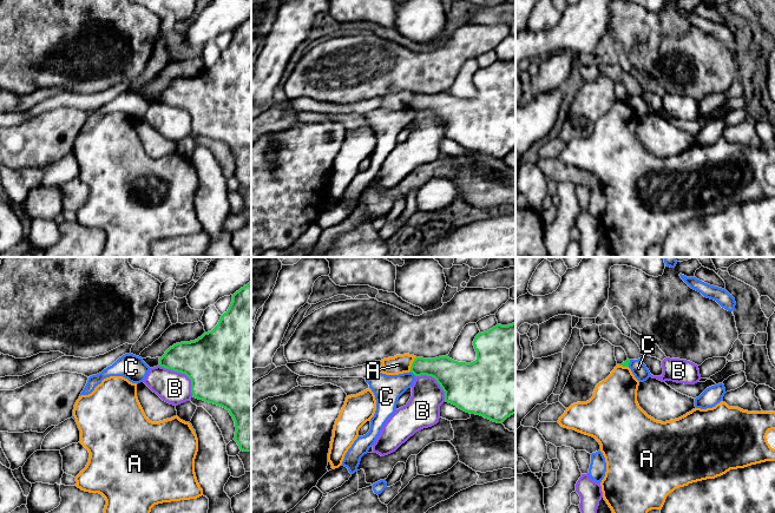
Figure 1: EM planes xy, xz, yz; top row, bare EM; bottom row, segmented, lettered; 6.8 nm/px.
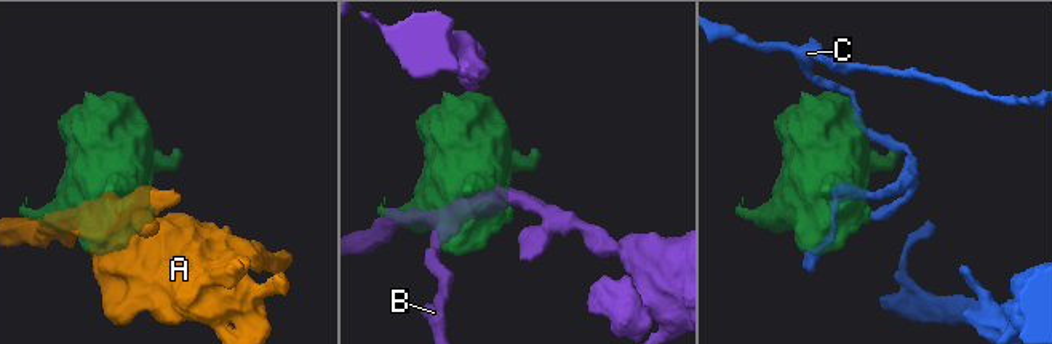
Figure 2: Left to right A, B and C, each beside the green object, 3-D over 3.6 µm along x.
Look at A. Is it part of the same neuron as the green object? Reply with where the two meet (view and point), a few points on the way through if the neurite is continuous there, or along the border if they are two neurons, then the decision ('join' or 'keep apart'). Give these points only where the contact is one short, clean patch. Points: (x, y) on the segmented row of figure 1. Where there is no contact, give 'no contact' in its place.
meets green in xz at (412, 364); border along xz (416, 357), (409, 370); keep apart

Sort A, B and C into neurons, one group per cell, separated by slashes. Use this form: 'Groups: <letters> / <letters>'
Groups: A / B / C

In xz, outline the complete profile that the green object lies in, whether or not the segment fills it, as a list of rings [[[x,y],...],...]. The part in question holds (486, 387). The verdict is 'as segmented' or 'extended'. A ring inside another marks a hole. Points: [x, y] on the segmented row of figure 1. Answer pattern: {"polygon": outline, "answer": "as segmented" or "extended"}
{"polygon": [[[515,323],[497,324],[492,329],[479,333],[473,341],[477,360],[466,363],[446,356],[435,359],[414,359],[411,373],[415,376],[432,376],[445,392],[445,402],[459,409],[503,423],[515,414]]], "answer": "as segmented"}

